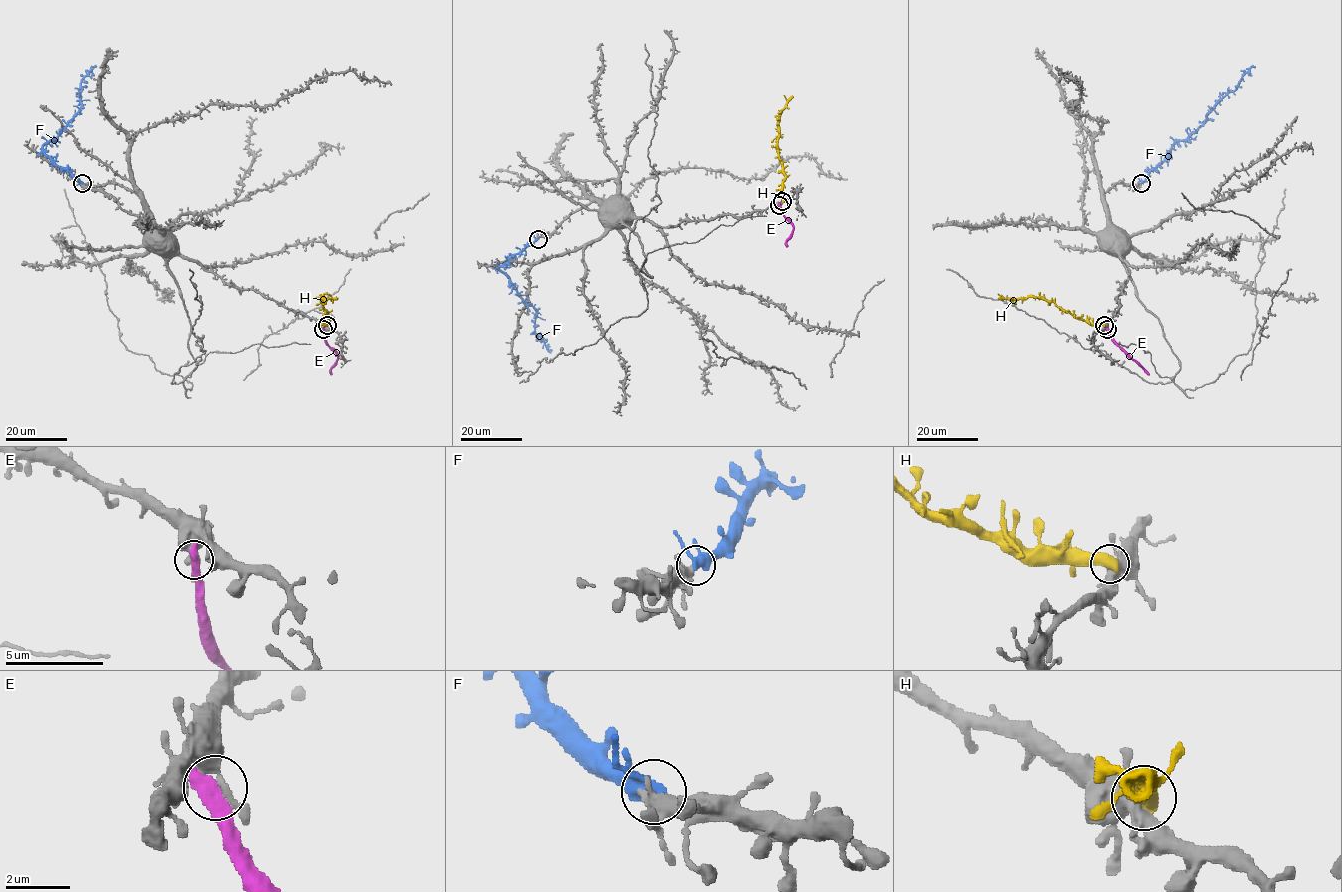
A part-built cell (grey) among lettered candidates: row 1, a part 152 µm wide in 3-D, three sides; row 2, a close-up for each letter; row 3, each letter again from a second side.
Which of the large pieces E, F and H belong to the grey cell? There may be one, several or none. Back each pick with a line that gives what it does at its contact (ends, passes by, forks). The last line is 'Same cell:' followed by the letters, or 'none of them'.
F: it forks
Same cell: F

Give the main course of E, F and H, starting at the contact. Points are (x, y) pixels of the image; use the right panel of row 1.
E: (1108, 329), (1114, 341), (1149, 374)
F: (1141, 182), (1170, 152), (1171, 146), (1185, 141), (1204, 122), (1213, 107), (1232, 92), (1253, 66)
H: (1104, 325), (1090, 325), (1065, 312), (1052, 301), (1033, 297), (1003, 298), (998, 294)

